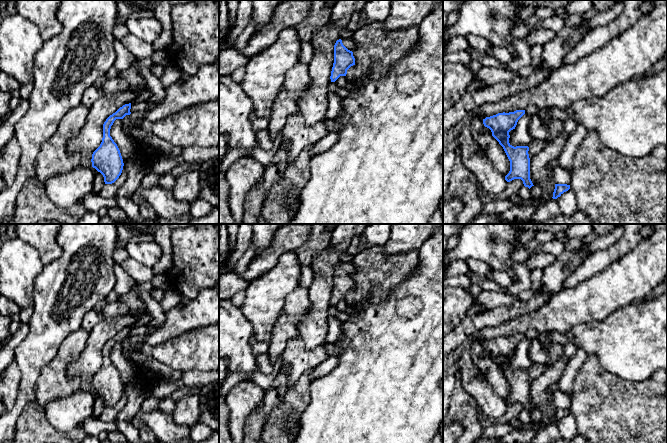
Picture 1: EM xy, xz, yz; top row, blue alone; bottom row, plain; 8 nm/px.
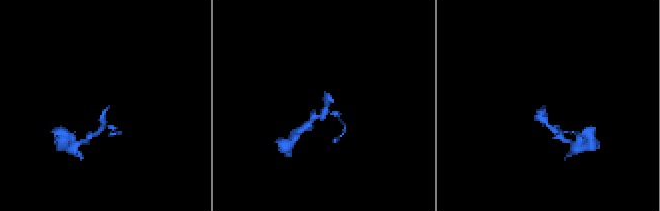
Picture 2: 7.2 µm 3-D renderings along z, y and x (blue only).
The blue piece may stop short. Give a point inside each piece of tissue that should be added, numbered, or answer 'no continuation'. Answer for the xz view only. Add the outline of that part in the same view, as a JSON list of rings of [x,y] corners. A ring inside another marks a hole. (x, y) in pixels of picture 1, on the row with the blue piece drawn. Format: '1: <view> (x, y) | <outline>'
1: xz (348, 43) | [[[343,39],[342,40],[343,45],[350,51],[354,51],[355,49],[355,44],[351,39]]]

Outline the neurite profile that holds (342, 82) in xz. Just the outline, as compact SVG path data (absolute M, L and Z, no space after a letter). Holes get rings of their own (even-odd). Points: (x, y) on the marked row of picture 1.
M340 76L336 81L335 83L338 85L338 87L340 88L347 88L347 89L351 89L355 83L351 83L347 76Z

